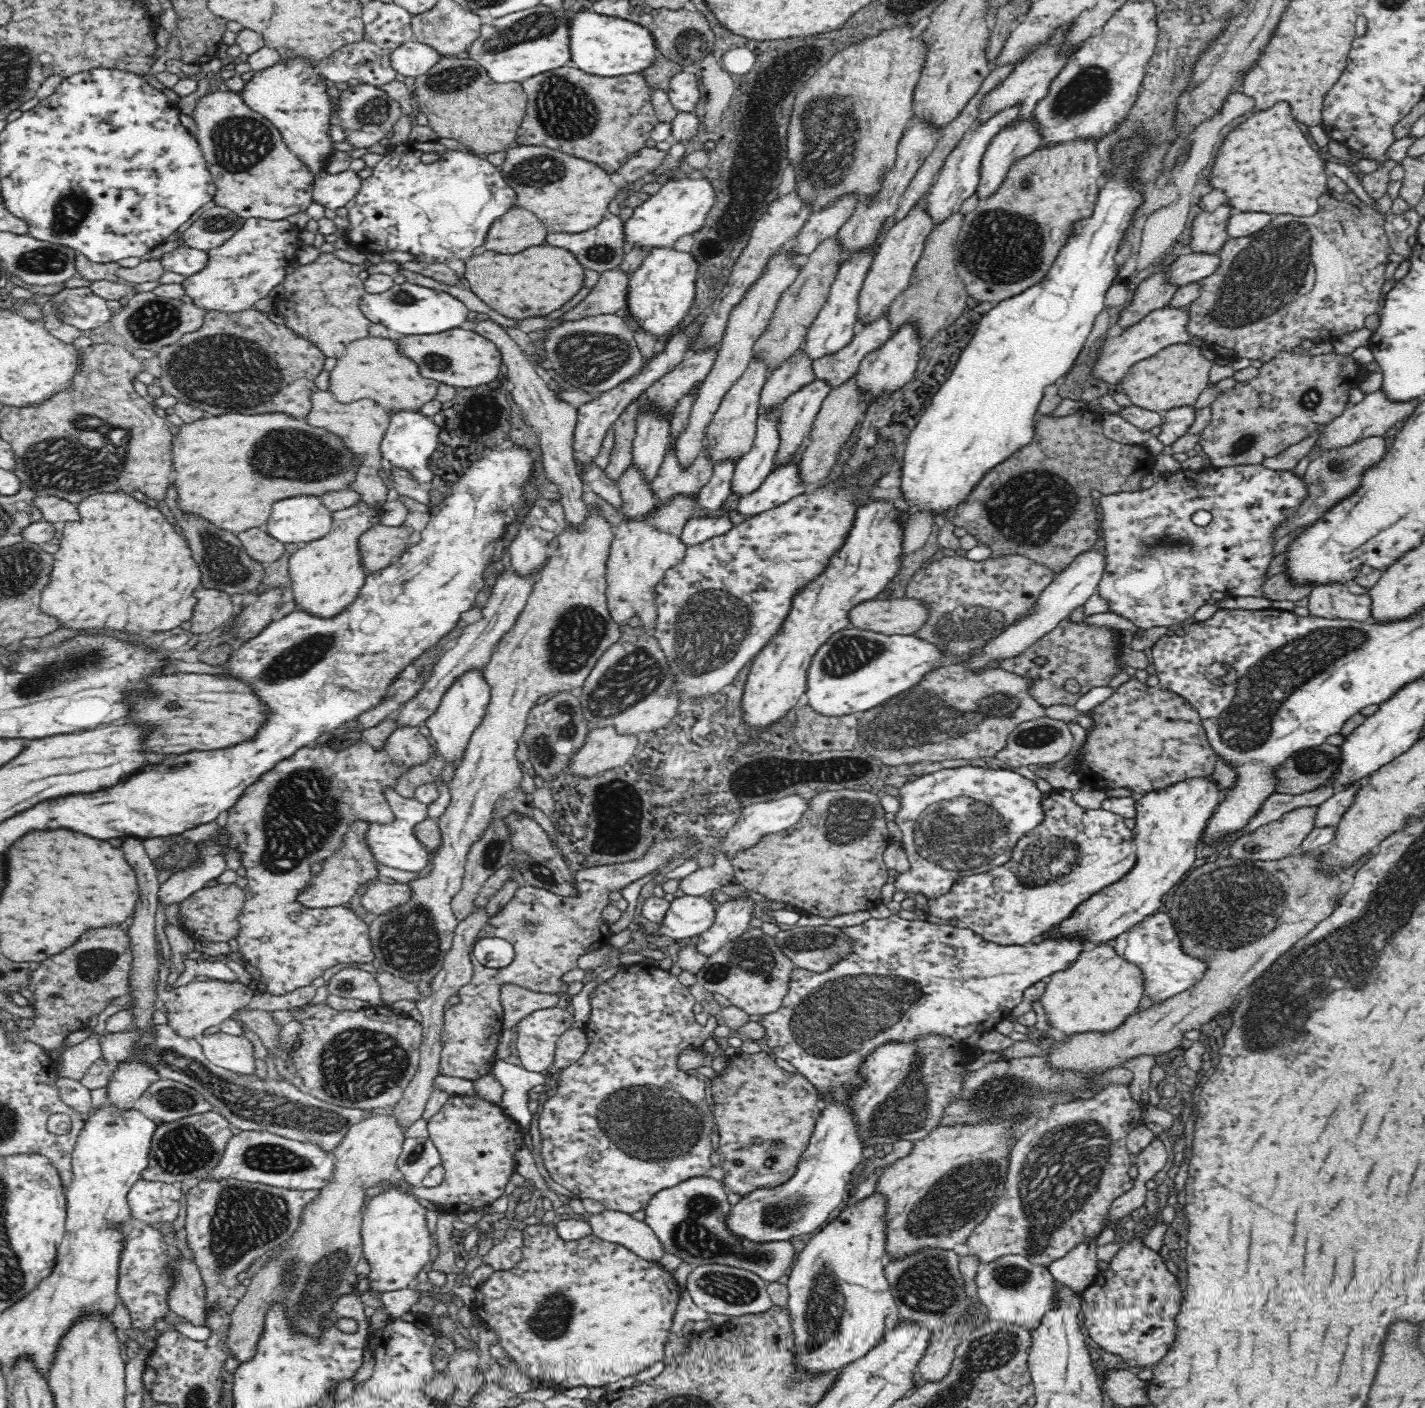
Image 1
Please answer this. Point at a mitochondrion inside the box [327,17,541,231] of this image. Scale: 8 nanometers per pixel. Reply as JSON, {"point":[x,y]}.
{"point":[450,80]}

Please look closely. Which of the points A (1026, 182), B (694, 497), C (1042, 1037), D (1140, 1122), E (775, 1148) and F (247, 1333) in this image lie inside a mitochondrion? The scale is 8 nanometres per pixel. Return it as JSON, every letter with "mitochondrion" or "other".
{"A":"mitochondrion","B":"other","C":"other","D":"other","E":"mitochondrion","F":"other"}

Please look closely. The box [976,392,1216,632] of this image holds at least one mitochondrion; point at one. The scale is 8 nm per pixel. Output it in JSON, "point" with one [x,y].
{"point":[1029,512]}

